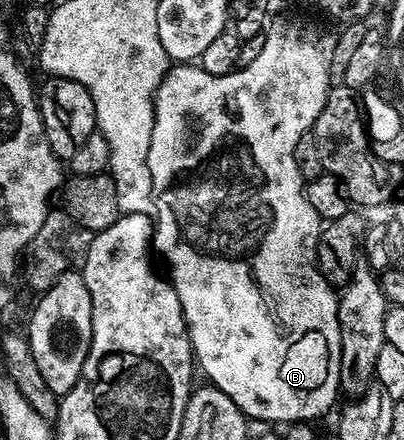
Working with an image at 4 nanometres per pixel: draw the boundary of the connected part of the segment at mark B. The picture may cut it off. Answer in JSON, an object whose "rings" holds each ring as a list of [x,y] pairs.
{"rings":[[[284,17],[281,21],[273,20],[267,26],[264,33],[264,46],[262,52],[259,53],[258,59],[254,59],[254,63],[237,67],[231,73],[224,75],[212,75],[202,69],[196,63],[176,63],[169,68],[168,74],[160,80],[160,85],[156,88],[156,110],[154,111],[154,135],[150,135],[150,155],[148,162],[150,163],[150,184],[152,184],[152,193],[156,196],[156,213],[154,212],[154,249],[164,256],[164,261],[168,264],[166,270],[167,276],[172,282],[174,291],[178,295],[178,303],[182,303],[182,311],[184,312],[184,321],[188,325],[188,338],[192,340],[192,352],[194,354],[195,364],[205,373],[207,380],[213,385],[217,385],[222,391],[226,391],[226,395],[230,395],[230,399],[234,399],[234,403],[244,416],[256,421],[284,421],[283,423],[312,423],[315,417],[320,417],[327,411],[328,405],[332,405],[338,398],[338,374],[340,371],[340,324],[338,323],[338,293],[326,278],[320,273],[320,267],[316,264],[316,246],[320,243],[320,235],[322,232],[322,218],[316,214],[314,207],[310,207],[310,199],[306,192],[306,182],[303,175],[298,171],[298,163],[296,162],[296,148],[298,147],[298,139],[302,139],[302,135],[306,135],[313,128],[315,121],[319,117],[319,113],[323,109],[323,105],[327,101],[330,86],[330,63],[334,55],[334,47],[336,46],[337,34],[331,33],[328,29],[323,29],[320,25],[311,25],[308,21],[291,21],[290,18]]]}

